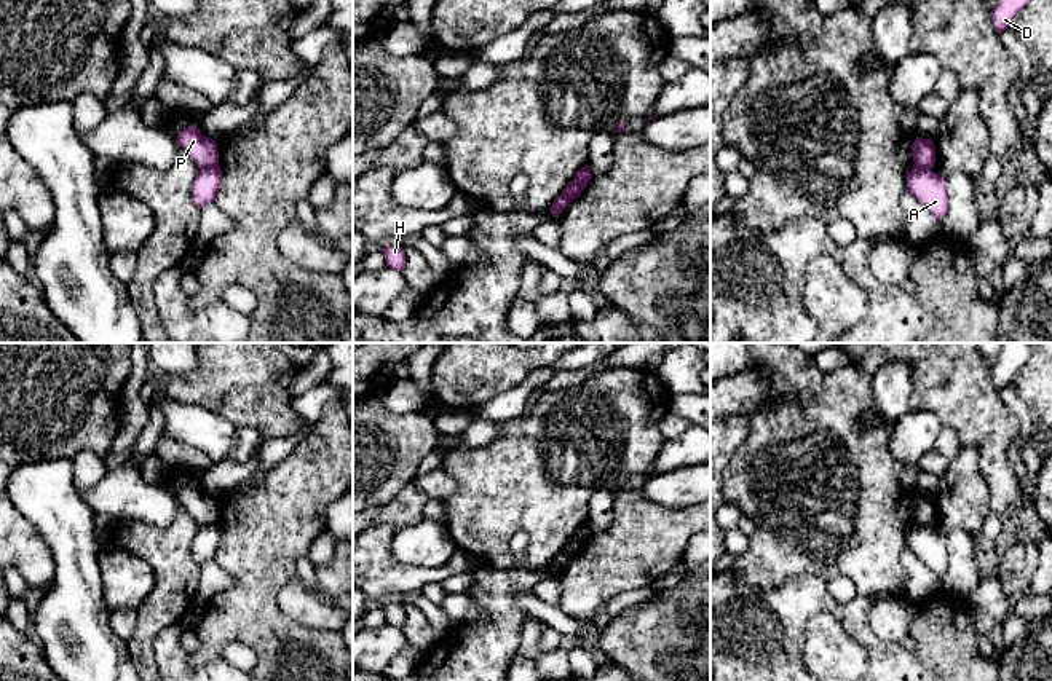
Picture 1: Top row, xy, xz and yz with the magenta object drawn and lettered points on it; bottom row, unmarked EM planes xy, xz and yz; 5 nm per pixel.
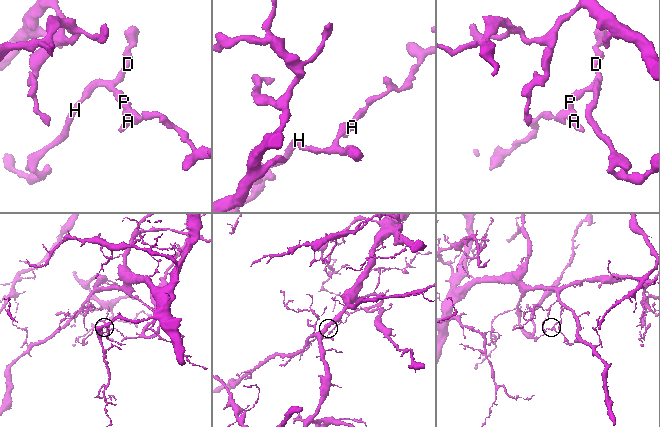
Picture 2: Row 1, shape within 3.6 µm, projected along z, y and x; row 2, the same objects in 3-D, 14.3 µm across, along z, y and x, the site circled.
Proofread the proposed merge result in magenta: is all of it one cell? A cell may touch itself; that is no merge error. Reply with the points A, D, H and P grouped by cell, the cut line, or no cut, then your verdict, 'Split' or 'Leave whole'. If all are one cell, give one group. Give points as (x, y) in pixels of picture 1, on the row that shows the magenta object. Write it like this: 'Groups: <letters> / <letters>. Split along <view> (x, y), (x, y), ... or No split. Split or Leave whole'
Groups: A / D H P. Split along xy (217, 163), (201, 169). Split

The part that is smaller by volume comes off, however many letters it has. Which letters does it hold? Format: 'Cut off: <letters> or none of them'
Cut off: D, H, P

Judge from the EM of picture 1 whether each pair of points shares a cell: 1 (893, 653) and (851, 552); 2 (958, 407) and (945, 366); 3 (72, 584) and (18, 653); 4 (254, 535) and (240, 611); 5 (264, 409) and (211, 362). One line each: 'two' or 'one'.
1: two
2: one
3: two
4: one
5: one

